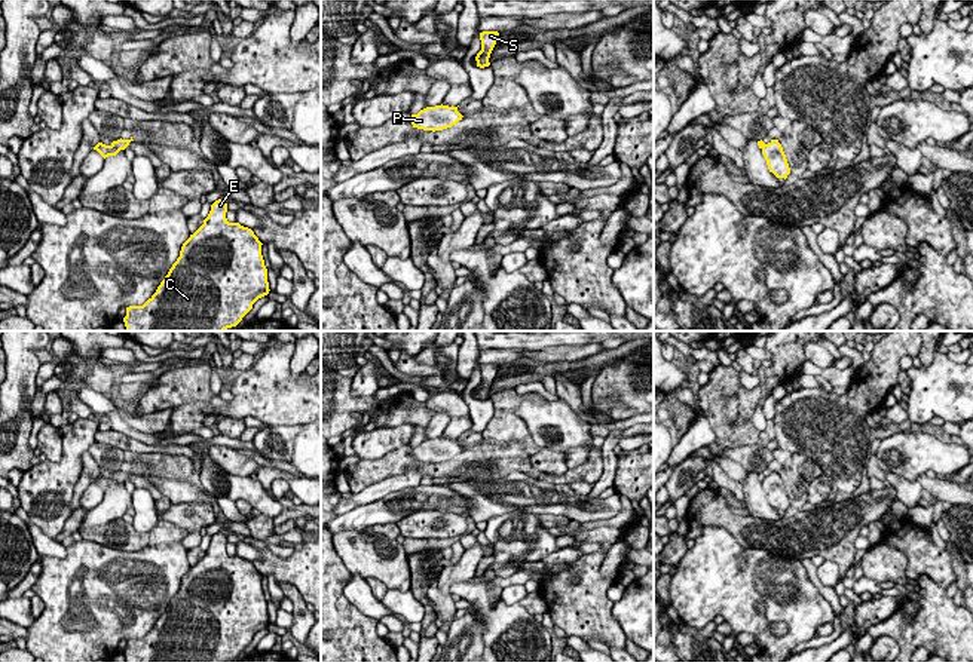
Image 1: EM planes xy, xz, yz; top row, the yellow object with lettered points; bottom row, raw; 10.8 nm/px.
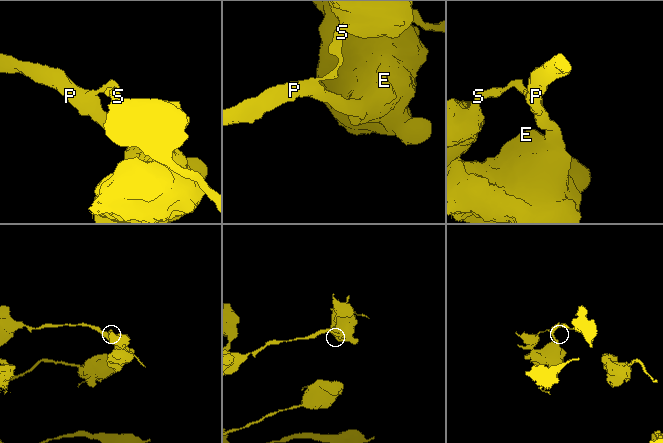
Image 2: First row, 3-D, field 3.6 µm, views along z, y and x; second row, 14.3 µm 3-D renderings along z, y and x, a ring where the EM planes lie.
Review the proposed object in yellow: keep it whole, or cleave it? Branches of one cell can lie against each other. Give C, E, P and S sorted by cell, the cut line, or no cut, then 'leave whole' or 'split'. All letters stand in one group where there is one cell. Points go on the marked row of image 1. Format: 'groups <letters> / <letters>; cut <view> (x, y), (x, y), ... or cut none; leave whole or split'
groups C E P / S; cut xy (112, 144), (119, 150); split

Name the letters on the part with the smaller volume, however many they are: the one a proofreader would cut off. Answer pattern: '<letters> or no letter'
S

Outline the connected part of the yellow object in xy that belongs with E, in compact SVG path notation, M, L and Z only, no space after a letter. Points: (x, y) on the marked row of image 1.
M223 199L211 205L204 224L183 243L180 257L169 269L156 292L143 306L126 307L126 331L226 331L236 327L253 304L269 294L267 269L261 255L261 242L248 227L229 223L227 203Z

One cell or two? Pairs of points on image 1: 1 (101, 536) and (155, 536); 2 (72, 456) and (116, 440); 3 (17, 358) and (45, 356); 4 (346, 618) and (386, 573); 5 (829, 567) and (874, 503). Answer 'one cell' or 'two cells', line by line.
1: one cell
2: two cells
3: two cells
4: two cells
5: two cells

